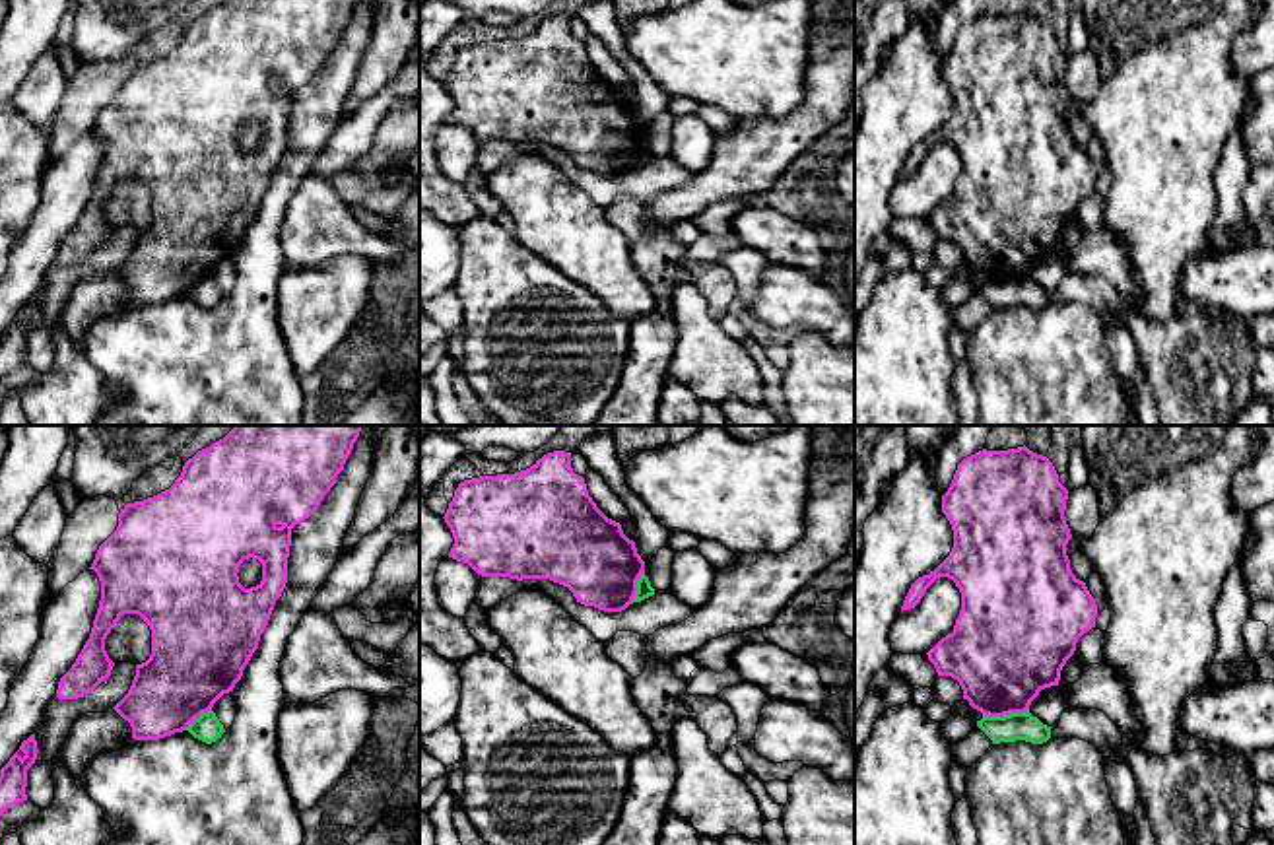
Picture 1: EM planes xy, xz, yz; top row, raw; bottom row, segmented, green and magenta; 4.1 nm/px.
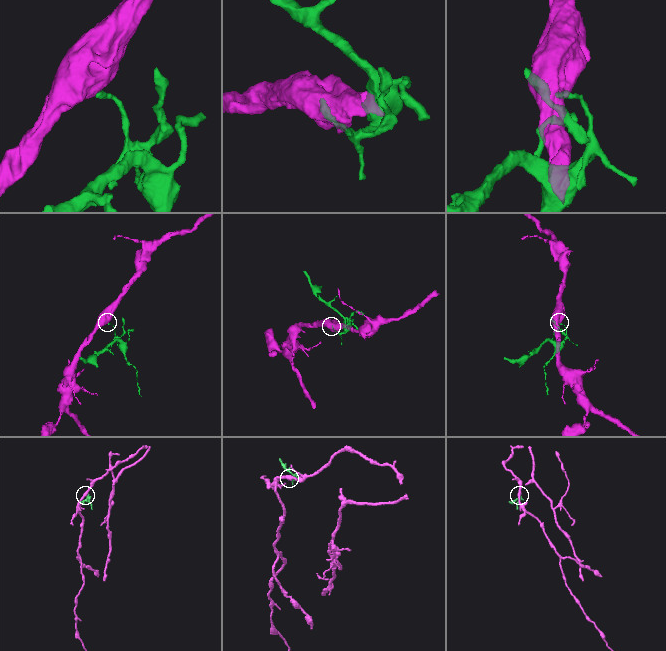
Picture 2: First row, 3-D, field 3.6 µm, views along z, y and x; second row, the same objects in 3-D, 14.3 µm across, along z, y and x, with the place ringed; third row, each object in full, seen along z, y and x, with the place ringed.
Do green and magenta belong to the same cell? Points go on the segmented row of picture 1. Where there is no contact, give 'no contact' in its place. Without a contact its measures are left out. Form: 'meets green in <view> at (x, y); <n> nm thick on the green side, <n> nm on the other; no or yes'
meets green in yz at (1005, 715); 120 nm thick on the green side, 420 nm on the other; no

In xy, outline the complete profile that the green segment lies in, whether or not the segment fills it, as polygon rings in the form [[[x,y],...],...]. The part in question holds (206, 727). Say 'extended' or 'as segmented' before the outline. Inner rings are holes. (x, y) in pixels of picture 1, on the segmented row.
as segmented | [[[214,711],[202,713],[198,719],[194,719],[186,728],[194,738],[212,744],[225,732],[223,725],[216,717]]]

